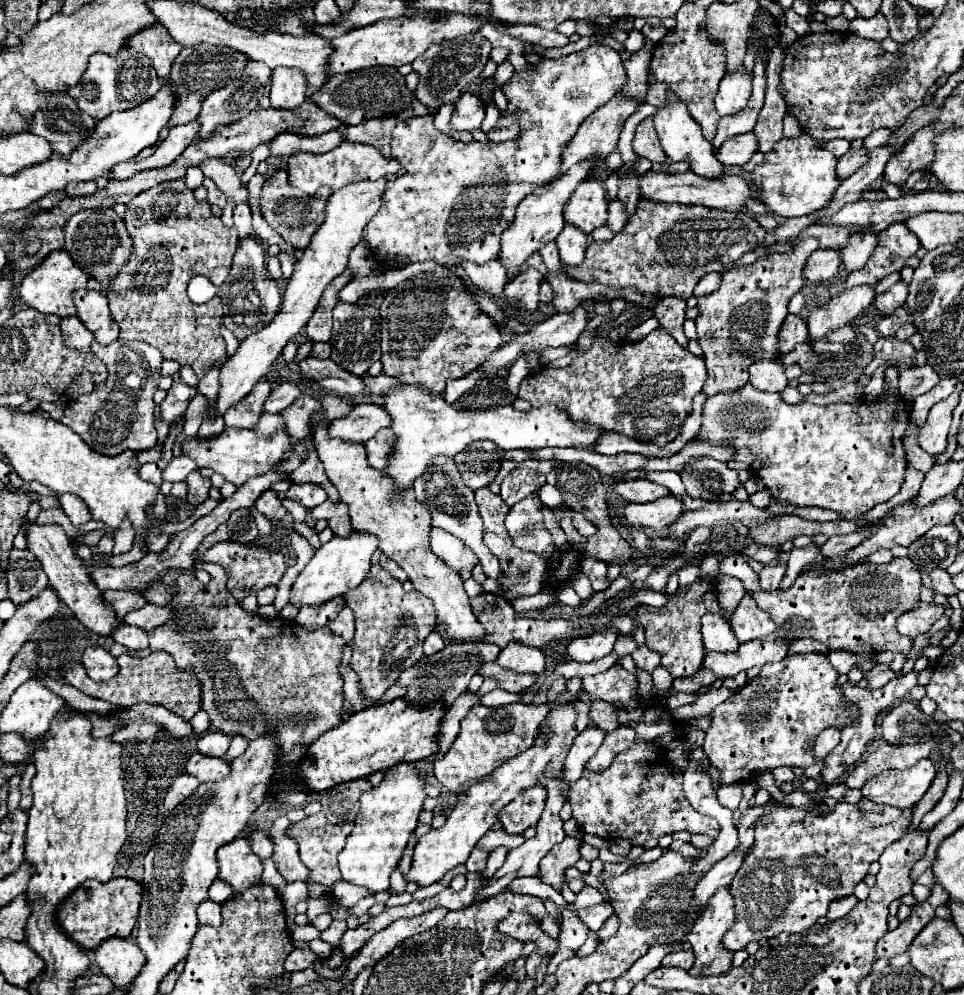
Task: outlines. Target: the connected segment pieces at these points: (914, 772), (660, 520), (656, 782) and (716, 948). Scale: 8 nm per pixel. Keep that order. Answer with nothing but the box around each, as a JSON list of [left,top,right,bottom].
[[863,758,935,808],[625,494,683,532],[569,705,719,846],[685,888,735,976]]

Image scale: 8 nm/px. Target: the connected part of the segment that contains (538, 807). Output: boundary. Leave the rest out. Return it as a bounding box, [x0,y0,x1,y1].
[499,784,545,834]

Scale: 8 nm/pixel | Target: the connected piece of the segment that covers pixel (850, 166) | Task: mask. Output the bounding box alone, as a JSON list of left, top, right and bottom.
[837,148,867,180]

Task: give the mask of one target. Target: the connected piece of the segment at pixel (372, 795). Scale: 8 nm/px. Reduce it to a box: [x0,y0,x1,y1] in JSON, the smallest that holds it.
[339,762,427,894]

